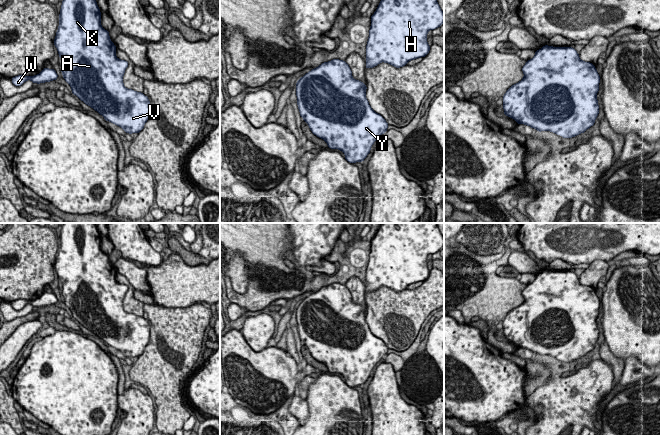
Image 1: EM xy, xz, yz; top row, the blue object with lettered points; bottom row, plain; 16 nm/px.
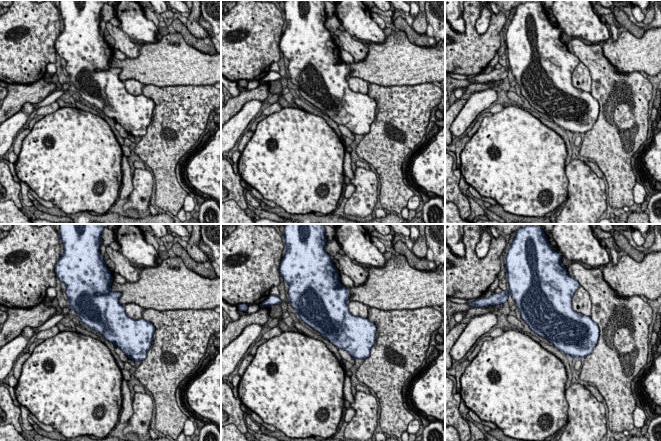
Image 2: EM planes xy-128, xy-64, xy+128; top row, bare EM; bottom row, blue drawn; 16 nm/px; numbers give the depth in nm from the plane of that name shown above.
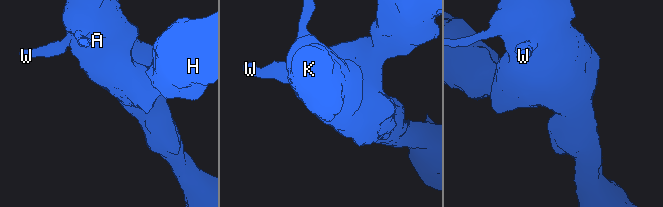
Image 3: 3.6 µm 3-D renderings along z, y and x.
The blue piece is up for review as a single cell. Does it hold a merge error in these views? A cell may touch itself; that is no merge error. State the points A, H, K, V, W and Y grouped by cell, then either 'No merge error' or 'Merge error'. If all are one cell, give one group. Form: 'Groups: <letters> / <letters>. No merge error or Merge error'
Groups: A H K V W Y. No merge error

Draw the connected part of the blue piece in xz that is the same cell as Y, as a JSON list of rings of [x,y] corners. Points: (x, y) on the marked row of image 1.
[[[333,59],[324,62],[301,77],[296,83],[297,105],[301,118],[308,124],[314,135],[323,139],[331,149],[339,149],[350,163],[363,162],[374,142],[387,131],[388,123],[369,105],[365,96],[367,85],[355,80],[346,61]]]

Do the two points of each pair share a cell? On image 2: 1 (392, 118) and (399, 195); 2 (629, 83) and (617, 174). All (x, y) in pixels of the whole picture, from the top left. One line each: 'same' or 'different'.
1: same
2: same

